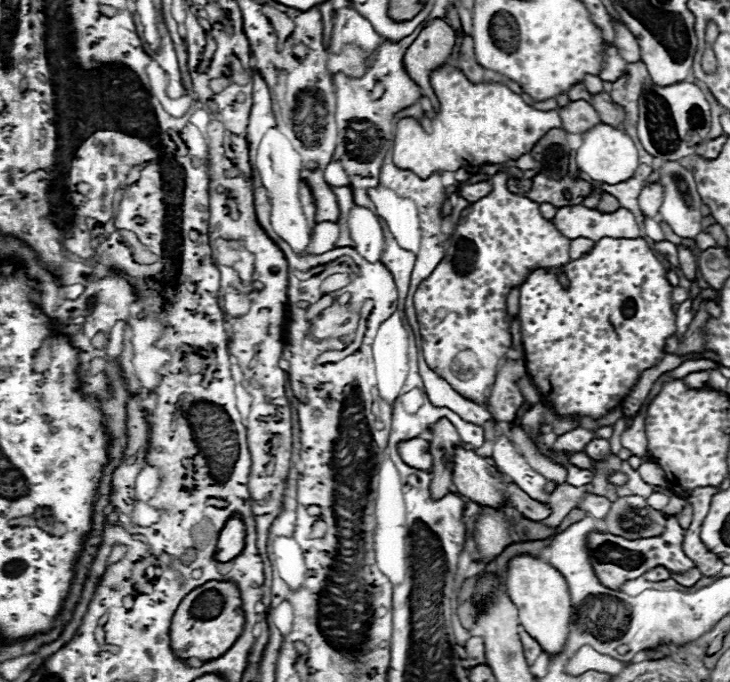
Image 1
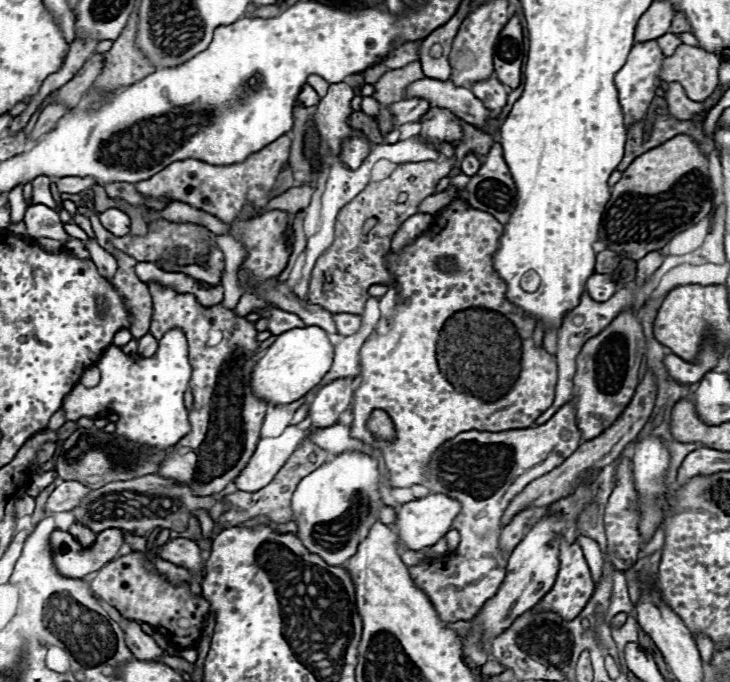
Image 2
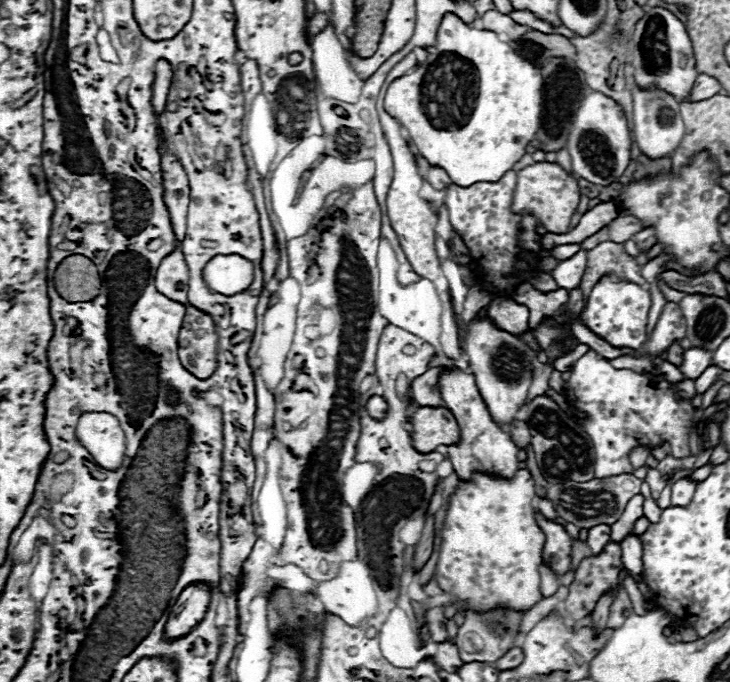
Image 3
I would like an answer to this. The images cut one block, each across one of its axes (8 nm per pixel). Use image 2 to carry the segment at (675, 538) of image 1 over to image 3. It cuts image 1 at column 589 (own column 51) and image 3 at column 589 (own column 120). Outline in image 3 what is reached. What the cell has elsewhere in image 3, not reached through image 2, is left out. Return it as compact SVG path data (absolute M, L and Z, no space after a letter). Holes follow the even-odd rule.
M594 526L588 530L586 544L592 548L592 554L598 554L610 542L610 532L612 526Z

